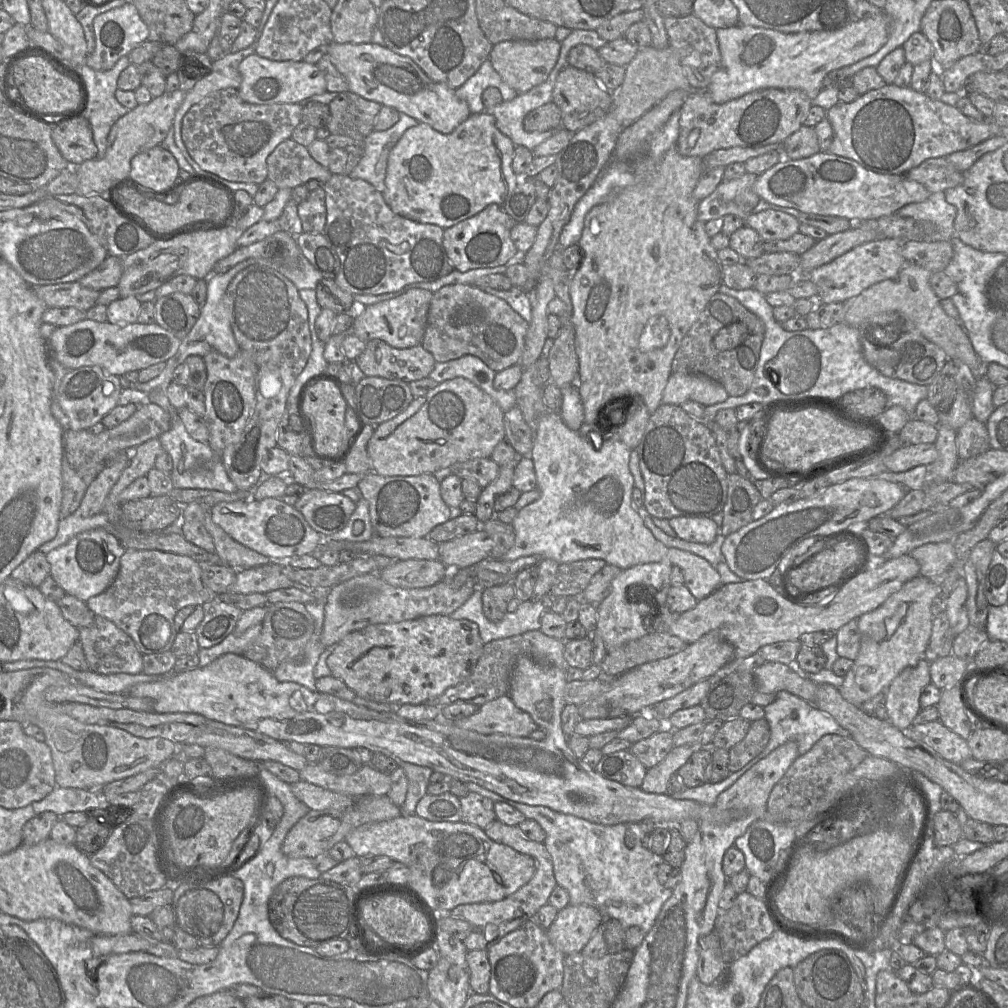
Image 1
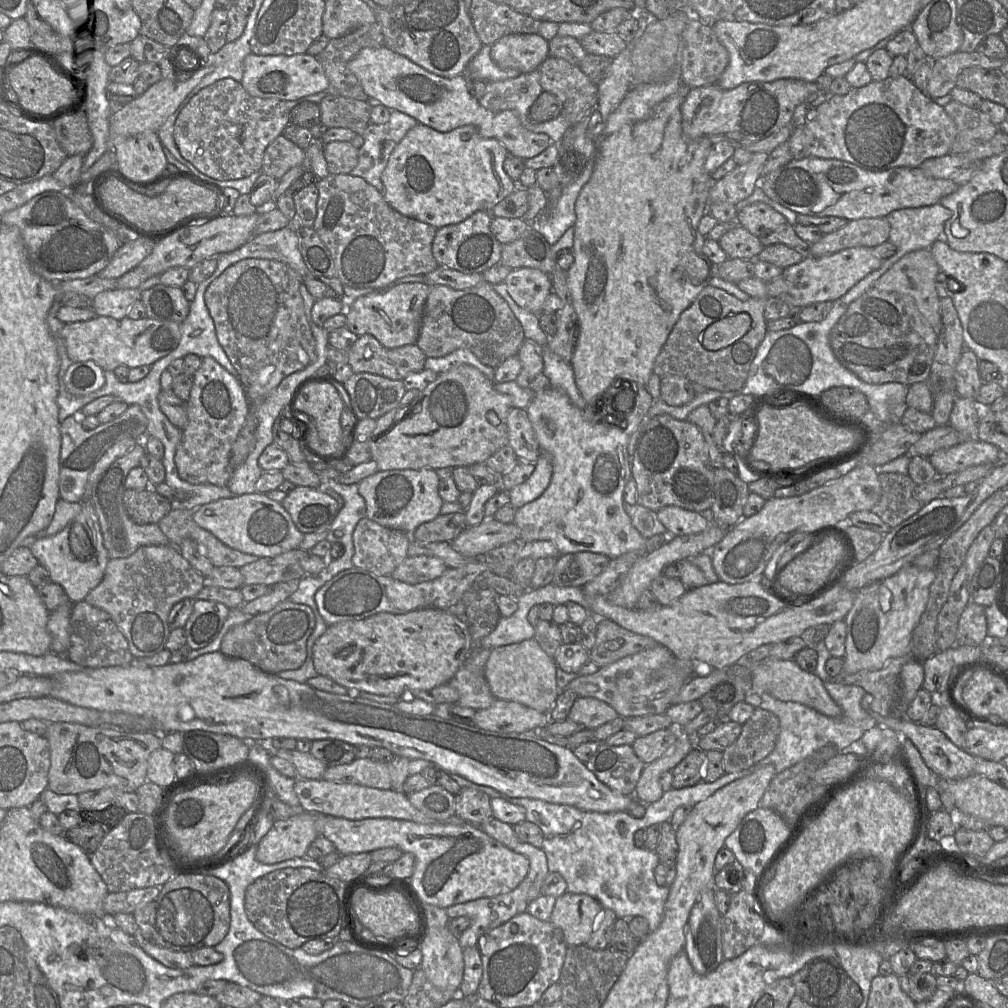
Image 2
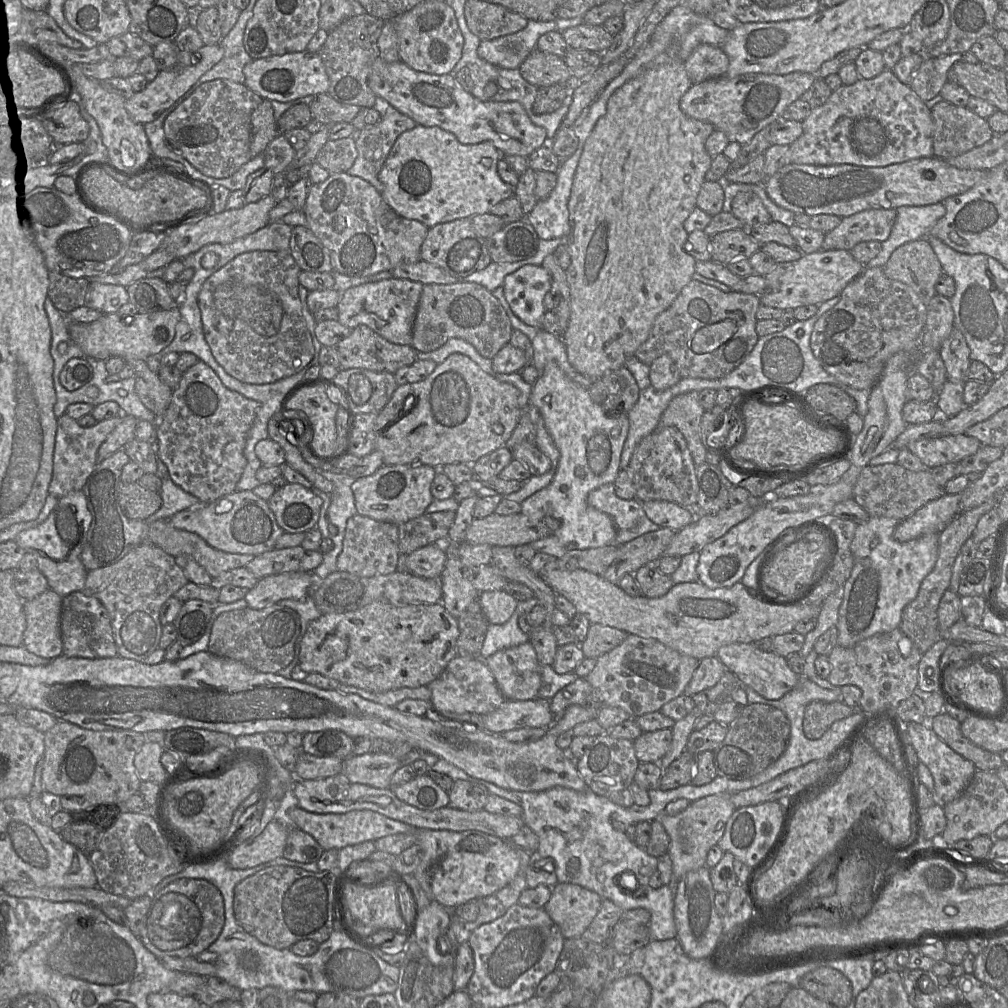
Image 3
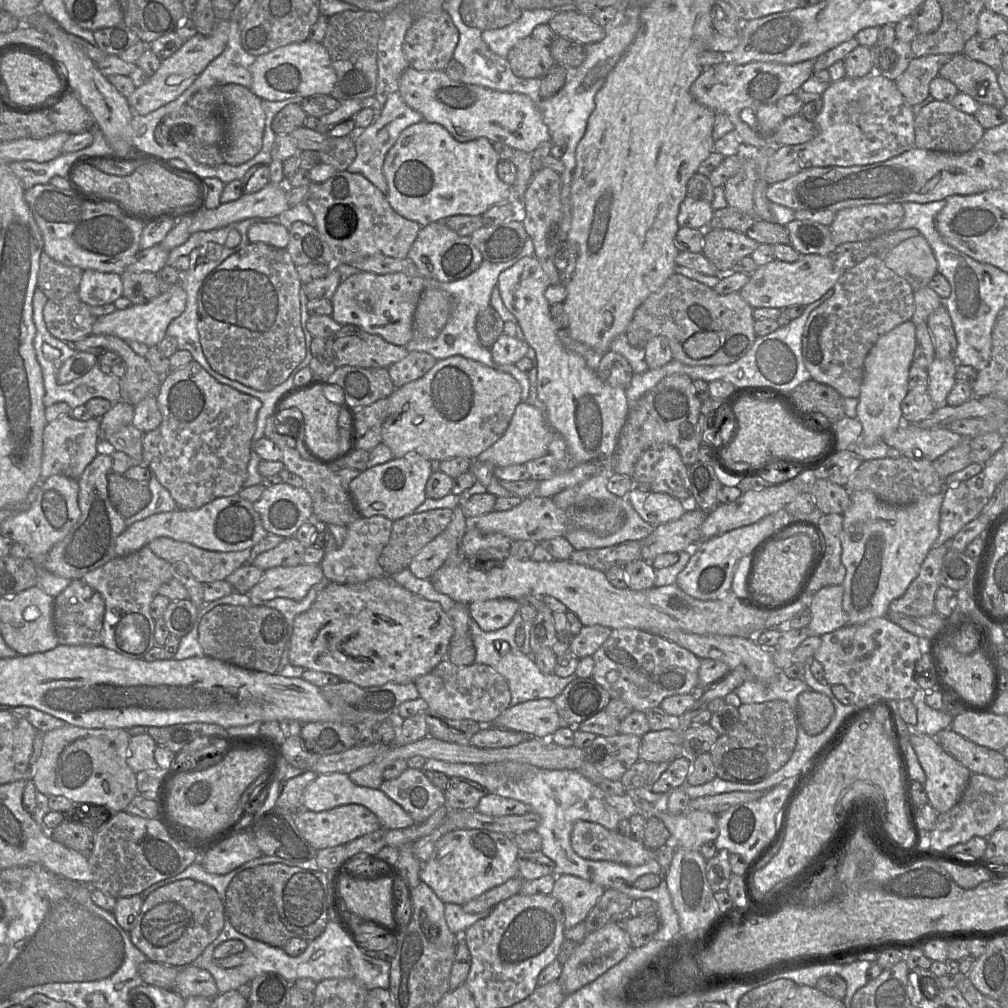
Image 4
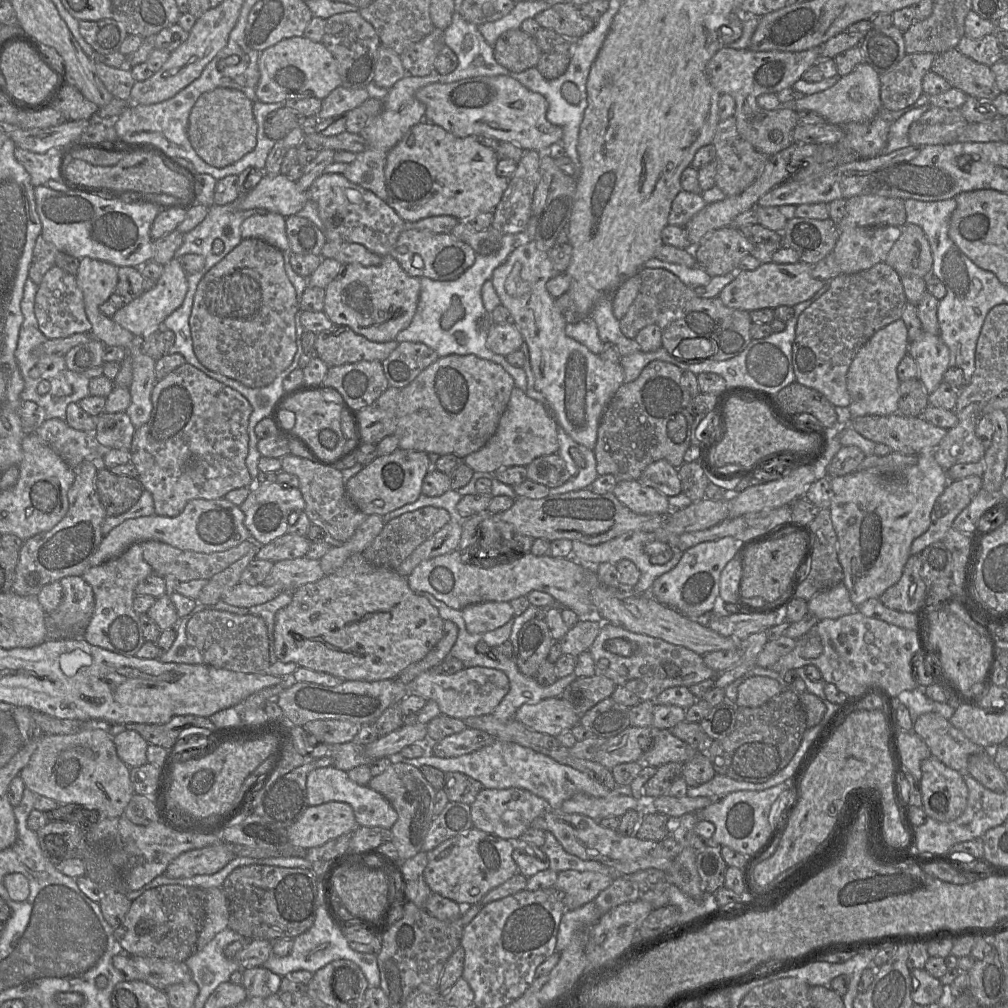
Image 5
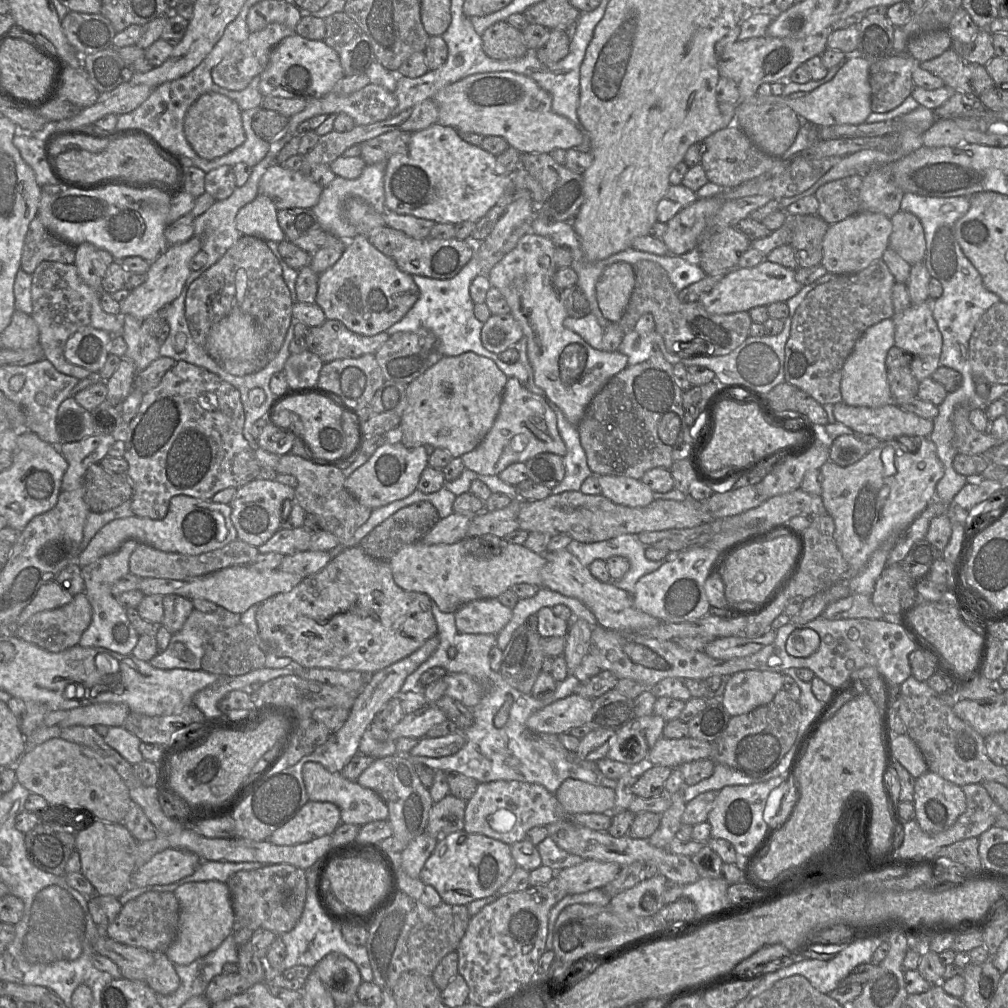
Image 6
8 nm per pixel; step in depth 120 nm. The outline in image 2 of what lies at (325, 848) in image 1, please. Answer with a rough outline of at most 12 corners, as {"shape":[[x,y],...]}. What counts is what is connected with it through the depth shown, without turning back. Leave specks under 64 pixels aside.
{"shape":[[316,814],[278,819],[256,845],[256,860],[301,858],[319,833]]}

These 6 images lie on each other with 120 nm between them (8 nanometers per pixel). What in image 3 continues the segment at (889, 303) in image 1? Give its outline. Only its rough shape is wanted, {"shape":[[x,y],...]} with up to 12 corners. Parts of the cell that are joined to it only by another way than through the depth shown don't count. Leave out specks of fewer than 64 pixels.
{"shape":[[927,239],[899,246],[883,269],[925,306],[943,272]]}

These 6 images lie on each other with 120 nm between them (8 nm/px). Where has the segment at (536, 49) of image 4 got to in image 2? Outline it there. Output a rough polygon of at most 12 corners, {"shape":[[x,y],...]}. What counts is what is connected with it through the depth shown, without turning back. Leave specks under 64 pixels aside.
{"shape":[[549,56],[537,71],[571,127],[596,106],[597,85]]}

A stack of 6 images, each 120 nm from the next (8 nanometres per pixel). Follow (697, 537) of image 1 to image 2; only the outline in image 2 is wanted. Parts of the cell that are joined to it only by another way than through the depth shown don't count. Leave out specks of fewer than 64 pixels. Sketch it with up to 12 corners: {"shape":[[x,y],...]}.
{"shape":[[665,506],[657,518],[668,536],[703,532],[709,522],[700,513]]}

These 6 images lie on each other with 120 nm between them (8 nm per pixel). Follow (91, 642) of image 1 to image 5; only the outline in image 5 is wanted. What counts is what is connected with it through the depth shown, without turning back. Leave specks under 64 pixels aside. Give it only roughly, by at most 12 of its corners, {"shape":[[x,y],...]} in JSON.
{"shape":[[82,576],[59,582],[59,606],[47,616],[83,638],[94,612],[93,590]]}

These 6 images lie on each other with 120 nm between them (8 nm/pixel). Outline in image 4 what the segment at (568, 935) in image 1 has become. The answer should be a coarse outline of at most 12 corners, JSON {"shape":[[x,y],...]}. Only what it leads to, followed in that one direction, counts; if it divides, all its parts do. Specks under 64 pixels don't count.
{"shape":[[576,876],[555,877],[551,896],[565,929],[583,922],[604,891]]}

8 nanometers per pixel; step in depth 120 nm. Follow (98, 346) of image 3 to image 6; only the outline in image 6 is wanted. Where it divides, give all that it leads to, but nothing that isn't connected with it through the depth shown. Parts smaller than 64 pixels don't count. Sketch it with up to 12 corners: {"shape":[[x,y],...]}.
{"shape":[[196,235],[150,263],[145,282],[119,302],[142,321],[170,305],[202,250]]}

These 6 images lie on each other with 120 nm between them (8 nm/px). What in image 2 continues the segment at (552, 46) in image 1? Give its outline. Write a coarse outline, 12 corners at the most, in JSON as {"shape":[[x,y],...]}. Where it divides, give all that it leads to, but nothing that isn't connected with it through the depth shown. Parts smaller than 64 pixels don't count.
{"shape":[[509,34],[491,45],[501,68],[530,73],[549,57],[538,34]]}

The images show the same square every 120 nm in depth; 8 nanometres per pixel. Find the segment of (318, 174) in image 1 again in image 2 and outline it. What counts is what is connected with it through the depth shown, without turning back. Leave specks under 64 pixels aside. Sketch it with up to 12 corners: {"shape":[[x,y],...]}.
{"shape":[[280,135],[267,146],[261,172],[279,180],[306,151]]}

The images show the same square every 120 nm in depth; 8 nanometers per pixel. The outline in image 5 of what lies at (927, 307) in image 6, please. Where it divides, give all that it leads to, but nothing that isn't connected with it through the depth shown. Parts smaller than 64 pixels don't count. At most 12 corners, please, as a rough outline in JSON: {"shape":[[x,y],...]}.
{"shape":[[923,331],[909,343],[928,395],[943,381],[950,352],[940,335]]}

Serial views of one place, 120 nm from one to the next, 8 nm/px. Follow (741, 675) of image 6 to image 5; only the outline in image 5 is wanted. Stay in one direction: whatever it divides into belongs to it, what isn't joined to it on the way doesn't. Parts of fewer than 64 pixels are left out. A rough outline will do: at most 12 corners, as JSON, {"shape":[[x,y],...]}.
{"shape":[[753,676],[737,691],[737,707],[758,707],[781,693],[773,678]]}

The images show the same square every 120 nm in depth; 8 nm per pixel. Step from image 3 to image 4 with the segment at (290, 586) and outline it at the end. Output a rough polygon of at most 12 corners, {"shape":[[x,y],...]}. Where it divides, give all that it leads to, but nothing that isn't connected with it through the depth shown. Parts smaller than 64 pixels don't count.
{"shape":[[320,564],[265,570],[247,593],[253,605],[301,600],[326,580]]}

